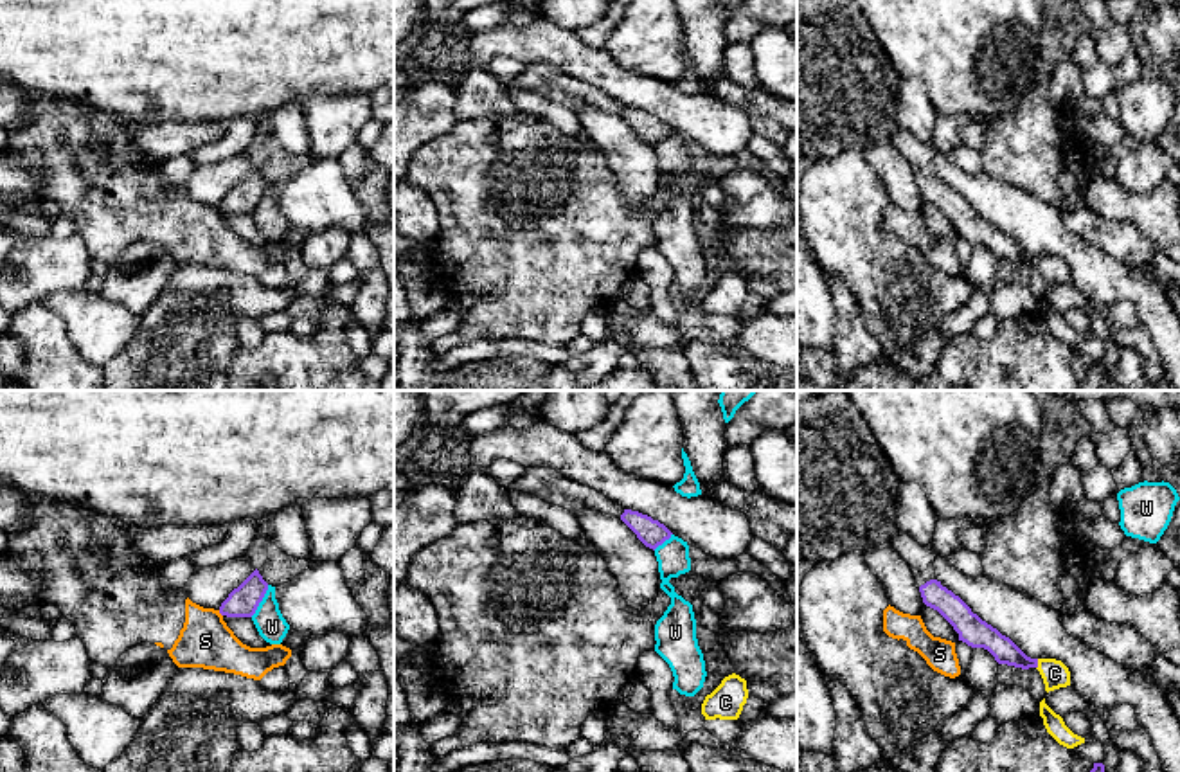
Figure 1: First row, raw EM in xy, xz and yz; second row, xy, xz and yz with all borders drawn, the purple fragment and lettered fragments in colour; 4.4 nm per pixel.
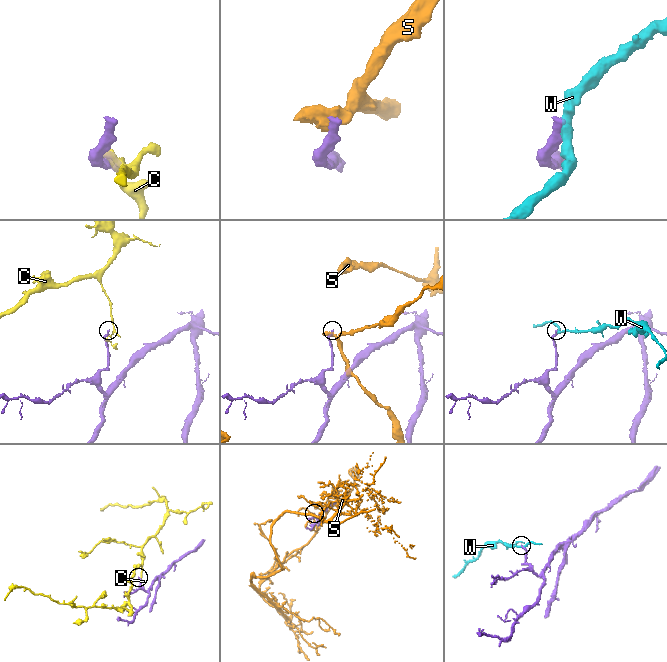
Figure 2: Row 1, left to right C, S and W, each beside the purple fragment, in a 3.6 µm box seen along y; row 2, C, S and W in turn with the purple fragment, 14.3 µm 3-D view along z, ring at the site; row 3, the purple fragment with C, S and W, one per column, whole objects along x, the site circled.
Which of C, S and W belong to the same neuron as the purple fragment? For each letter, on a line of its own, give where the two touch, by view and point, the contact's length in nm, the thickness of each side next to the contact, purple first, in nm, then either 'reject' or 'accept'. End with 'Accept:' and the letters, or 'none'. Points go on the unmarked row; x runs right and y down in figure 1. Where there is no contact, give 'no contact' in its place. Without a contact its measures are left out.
C: meets purple in yz at (1036, 261); contact 50 nm long; 110 nm thick on the purple side, 120 nm on the other; reject
S: meets purple in xy at (220, 209); contact 40 nm long; 140 nm thick on the purple side, 240 nm on the other; reject
W: meets purple in xy at (261, 197); contact 170 nm long; 140 nm thick on the purple side, 140 nm on the other; reject
Accept: none

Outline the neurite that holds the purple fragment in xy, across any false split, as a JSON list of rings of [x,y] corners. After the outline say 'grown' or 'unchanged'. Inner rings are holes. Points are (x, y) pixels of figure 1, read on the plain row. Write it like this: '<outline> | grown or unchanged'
[[[255,166],[228,194],[221,200],[219,211],[227,214],[252,214],[268,187],[268,180]]] | unchanged

